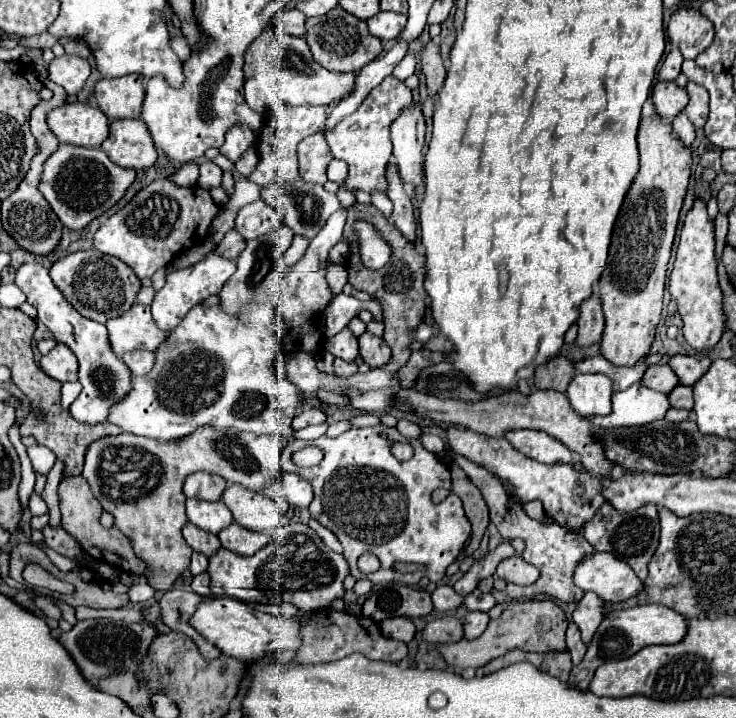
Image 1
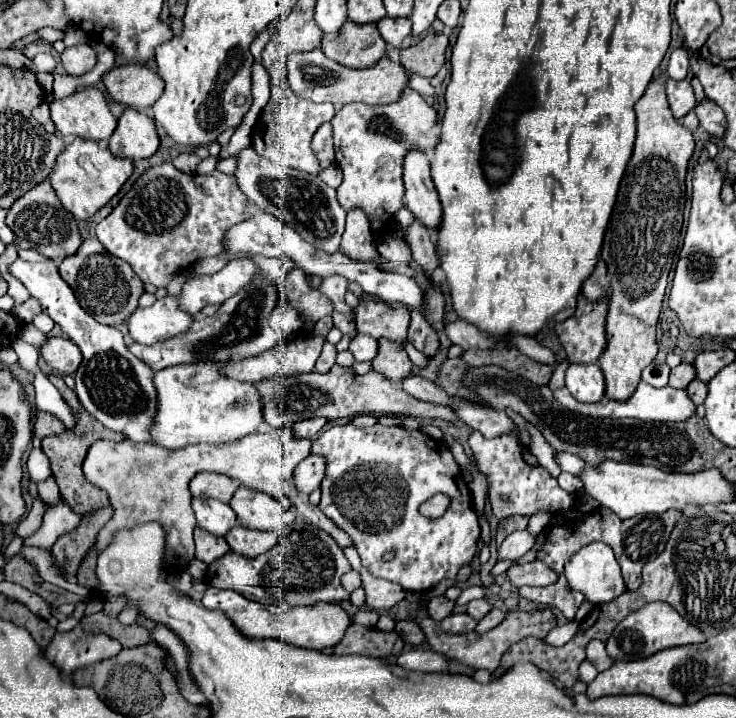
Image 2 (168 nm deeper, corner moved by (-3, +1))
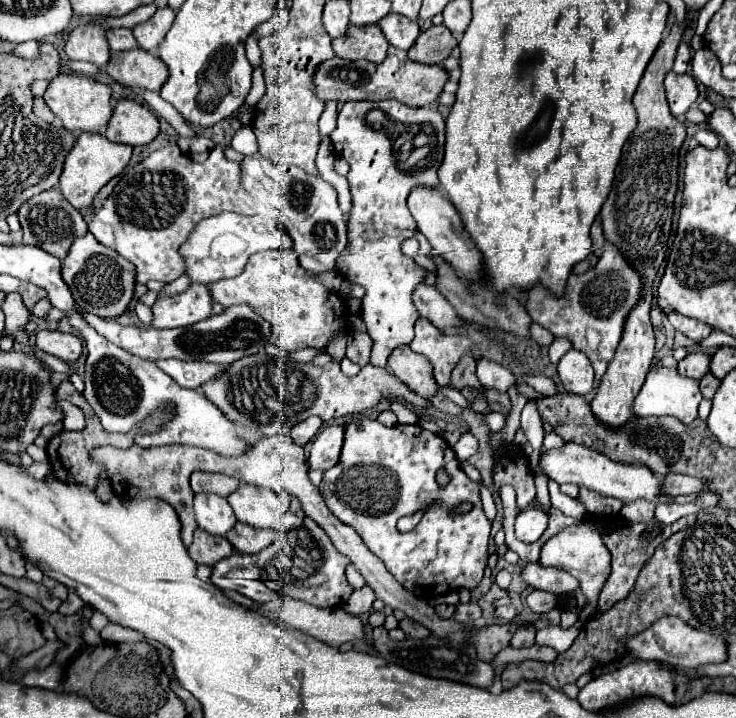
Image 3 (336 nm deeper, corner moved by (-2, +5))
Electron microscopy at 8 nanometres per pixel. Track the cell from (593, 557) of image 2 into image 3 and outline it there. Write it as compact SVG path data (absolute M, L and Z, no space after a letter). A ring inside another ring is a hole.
M586 517L582 523L566 527L560 533L556 533L554 537L550 537L544 543L542 551L540 551L540 561L538 563L542 567L550 567L552 565L552 567L564 569L564 571L568 571L572 577L576 577L580 581L580 589L582 589L582 593L588 599L586 609L582 611L582 615L579 615L580 623L585 624L596 613L598 593L600 593L602 585L606 583L606 579L610 575L610 551L602 543L600 529L596 527L596 523L590 517Z

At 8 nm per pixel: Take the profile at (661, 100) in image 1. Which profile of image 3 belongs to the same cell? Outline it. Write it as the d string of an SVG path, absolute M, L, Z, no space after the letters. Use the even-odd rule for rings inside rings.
M670 71L664 79L664 89L666 89L666 99L670 105L670 111L674 117L682 119L684 113L690 109L692 103L696 103L698 99L698 83L692 75L684 73L684 75L676 75L674 71Z

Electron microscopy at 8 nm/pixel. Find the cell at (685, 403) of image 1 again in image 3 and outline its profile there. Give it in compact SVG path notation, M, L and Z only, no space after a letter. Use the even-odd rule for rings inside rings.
M706 373L706 377L702 377L702 381L700 381L700 389L706 399L712 399L718 387L720 387L720 379L716 379L712 373Z

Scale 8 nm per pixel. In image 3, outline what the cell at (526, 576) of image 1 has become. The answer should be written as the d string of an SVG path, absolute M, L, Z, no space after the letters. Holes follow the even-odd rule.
M528 563L522 571L522 579L534 589L550 591L556 595L572 593L578 589L578 581L570 573L556 567L542 567L538 563Z

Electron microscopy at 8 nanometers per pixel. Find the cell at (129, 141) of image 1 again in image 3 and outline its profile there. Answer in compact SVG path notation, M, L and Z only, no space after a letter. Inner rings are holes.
M120 99L108 121L106 137L114 143L146 145L158 135L158 119L144 105L132 99Z

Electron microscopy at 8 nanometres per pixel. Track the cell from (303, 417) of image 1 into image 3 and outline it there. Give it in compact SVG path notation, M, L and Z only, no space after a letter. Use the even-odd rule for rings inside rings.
M308 417L306 421L302 421L302 423L298 423L298 425L292 427L290 437L292 437L292 441L296 445L302 445L304 447L318 433L320 425L322 425L322 419L320 417Z

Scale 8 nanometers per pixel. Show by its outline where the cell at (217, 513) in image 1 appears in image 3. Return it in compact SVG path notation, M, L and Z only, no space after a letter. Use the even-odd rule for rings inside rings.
M212 493L194 495L194 511L196 511L198 527L208 531L210 535L220 535L222 537L236 523L232 507L220 495L212 495Z

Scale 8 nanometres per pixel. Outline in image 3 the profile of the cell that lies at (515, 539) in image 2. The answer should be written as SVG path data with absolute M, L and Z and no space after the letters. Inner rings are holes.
M524 509L516 517L516 537L524 543L536 541L548 527L548 513L544 509Z

